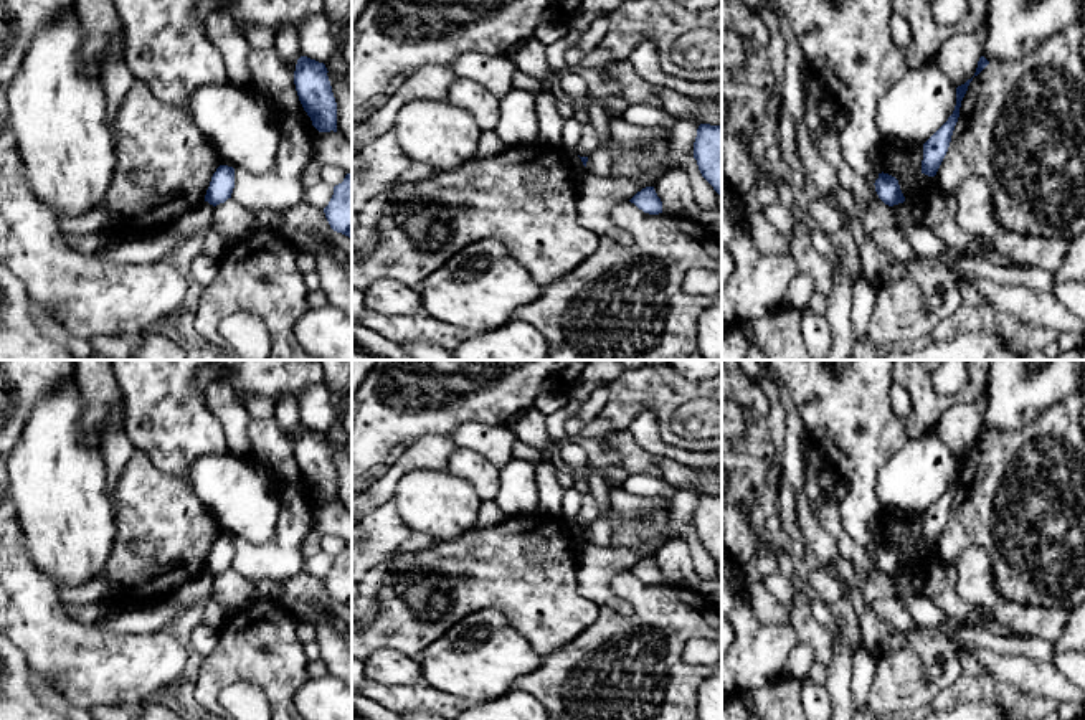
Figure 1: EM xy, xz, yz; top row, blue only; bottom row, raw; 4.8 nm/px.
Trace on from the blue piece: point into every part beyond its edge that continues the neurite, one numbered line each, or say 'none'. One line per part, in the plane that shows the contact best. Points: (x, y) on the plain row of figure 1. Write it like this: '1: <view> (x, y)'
none

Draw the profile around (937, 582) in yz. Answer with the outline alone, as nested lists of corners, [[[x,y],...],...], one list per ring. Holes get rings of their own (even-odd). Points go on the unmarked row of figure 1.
[[[933,561],[922,570],[907,570],[905,573],[915,591],[930,598],[948,618],[968,621],[976,616],[976,608],[955,590],[956,570],[951,565]]]

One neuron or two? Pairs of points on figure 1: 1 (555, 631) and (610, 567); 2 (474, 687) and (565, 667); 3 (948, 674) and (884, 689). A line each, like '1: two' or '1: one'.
1: two
2: two
3: one

